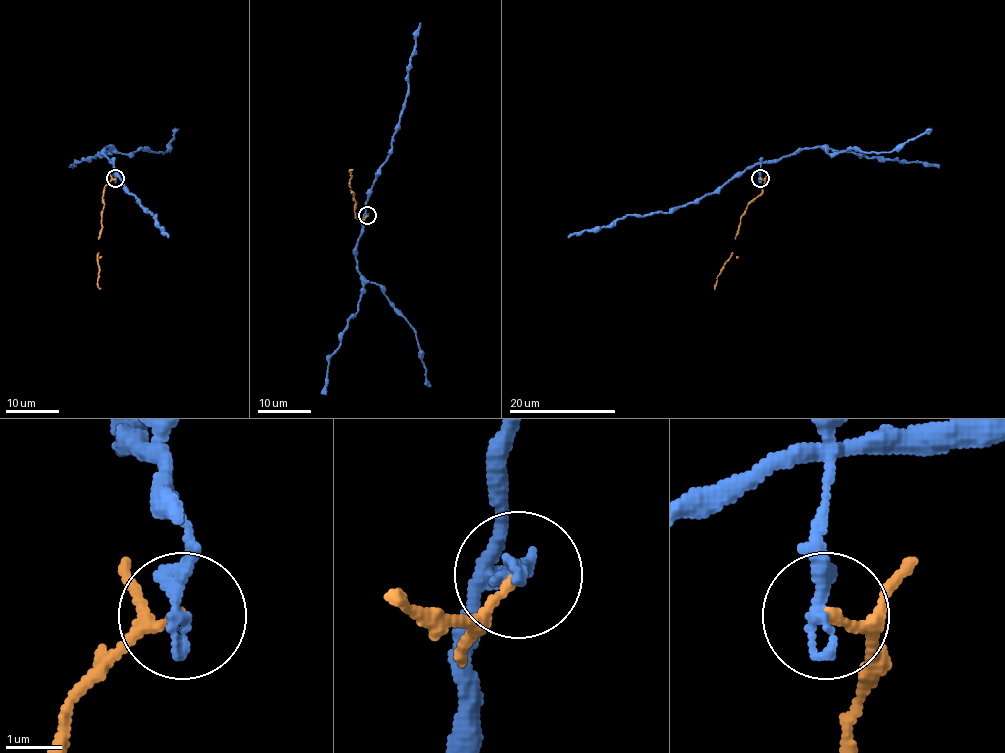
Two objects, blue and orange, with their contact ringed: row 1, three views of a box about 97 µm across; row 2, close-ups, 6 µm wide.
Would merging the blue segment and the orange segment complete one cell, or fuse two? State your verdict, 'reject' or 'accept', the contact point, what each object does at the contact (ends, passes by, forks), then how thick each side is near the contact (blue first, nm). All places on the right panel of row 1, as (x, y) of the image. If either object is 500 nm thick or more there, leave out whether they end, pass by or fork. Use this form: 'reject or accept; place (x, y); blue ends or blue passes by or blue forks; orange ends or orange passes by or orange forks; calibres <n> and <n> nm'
reject; place (760, 178); blue ends; orange ends; calibres 280 and 170 nm

